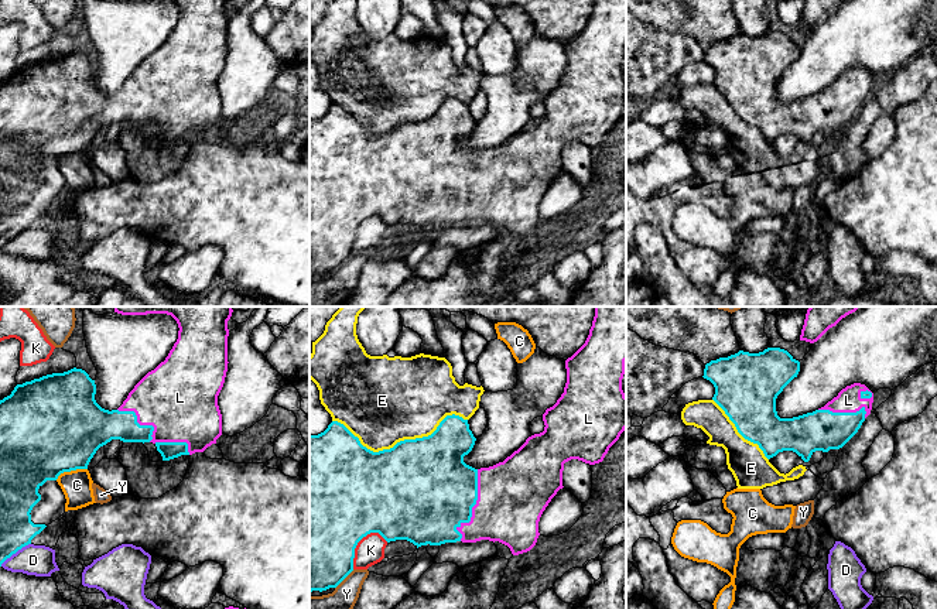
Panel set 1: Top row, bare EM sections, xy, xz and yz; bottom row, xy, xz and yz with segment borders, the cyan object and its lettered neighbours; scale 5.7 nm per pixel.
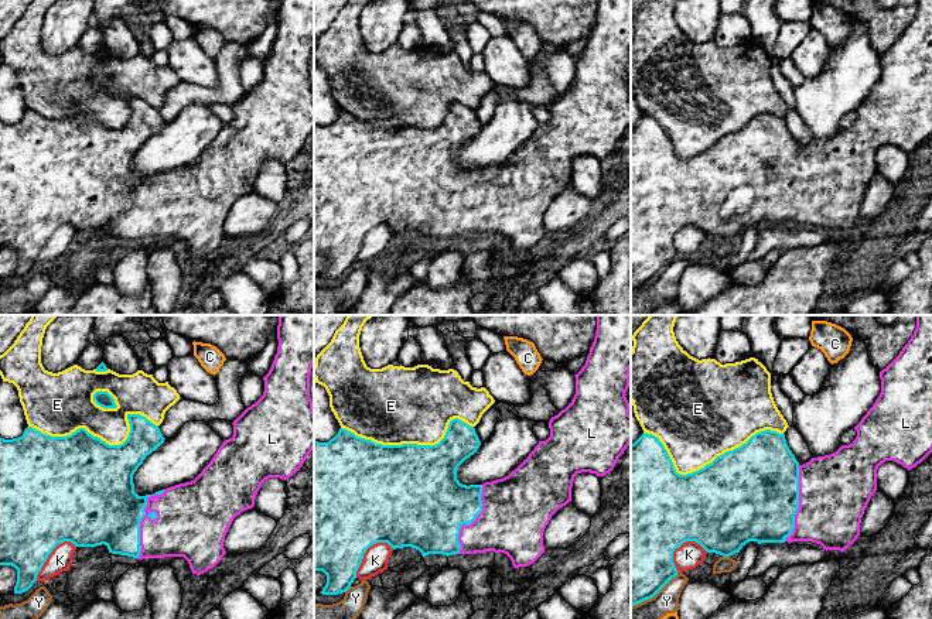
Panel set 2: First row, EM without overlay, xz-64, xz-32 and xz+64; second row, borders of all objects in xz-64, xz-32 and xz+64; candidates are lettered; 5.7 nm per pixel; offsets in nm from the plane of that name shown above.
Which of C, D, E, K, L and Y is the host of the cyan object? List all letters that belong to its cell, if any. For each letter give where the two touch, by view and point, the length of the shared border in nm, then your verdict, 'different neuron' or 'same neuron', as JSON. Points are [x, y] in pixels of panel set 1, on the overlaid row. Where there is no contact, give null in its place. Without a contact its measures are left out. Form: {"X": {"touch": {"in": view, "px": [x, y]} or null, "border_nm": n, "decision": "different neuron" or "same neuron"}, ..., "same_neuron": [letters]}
{"C": {"touch": {"in": "xy", "px": [71, 469]}, "border_nm": 200, "decision": "different neuron"}, "D": {"touch": {"in": "xy", "px": [14, 553]}, "border_nm": 220, "decision": "different neuron"}, "E": {"touch": {"in": "xz", "px": [400, 441]}, "border_nm": 750, "decision": "different neuron"}, "K": {"touch": {"in": "xz", "px": [356, 544]}, "border_nm": 260, "decision": "different neuron"}, "L": {"touch": {"in": "xz", "px": [472, 506]}, "border_nm": 420, "decision": "same neuron"}, "Y": {"touch": {"in": "xz", "px": [344, 578]}, "border_nm": 160, "decision": "different neuron"}, "same_neuron": ["L"]}

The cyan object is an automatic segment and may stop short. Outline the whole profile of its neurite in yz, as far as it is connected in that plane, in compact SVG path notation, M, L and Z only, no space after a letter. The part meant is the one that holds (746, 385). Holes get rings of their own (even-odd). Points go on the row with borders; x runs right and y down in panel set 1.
M767 348L759 353L739 350L728 357L711 360L705 365L702 377L714 384L712 400L725 411L738 432L745 439L758 444L767 459L779 452L793 451L808 462L815 451L839 449L858 432L871 414L873 393L865 384L854 383L813 413L780 418L776 411L776 398L798 372L800 362L787 350Z

